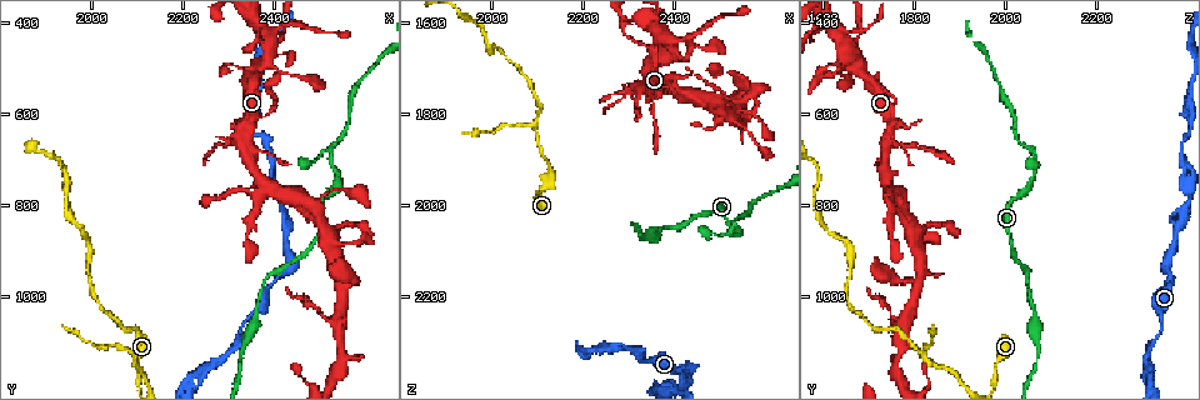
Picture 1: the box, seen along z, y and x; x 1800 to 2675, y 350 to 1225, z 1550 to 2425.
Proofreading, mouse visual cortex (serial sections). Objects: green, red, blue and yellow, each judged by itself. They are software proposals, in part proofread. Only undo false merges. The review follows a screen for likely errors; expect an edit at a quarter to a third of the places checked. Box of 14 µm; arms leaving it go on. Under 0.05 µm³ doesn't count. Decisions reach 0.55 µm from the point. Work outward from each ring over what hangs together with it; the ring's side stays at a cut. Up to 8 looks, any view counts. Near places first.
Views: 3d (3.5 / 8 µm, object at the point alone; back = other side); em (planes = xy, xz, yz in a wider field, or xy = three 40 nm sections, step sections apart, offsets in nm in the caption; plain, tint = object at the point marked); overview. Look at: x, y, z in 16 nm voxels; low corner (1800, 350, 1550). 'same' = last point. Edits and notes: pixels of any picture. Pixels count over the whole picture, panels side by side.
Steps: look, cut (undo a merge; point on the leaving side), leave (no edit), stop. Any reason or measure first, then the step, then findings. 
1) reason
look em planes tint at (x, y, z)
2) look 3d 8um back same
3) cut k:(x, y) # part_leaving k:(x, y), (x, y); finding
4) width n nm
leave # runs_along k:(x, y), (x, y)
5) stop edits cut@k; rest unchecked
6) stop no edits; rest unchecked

two arms at a narrow angle
look 3d 3.5um at (2385, 465, 1655)

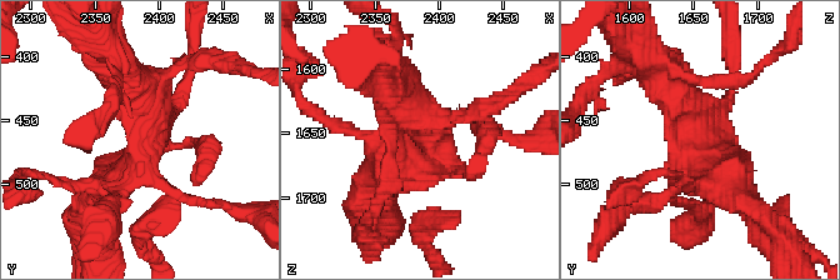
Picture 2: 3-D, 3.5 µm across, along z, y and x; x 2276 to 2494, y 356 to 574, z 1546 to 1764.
need the tissue
look em xy step 5 tint at (2390, 470, 1652)

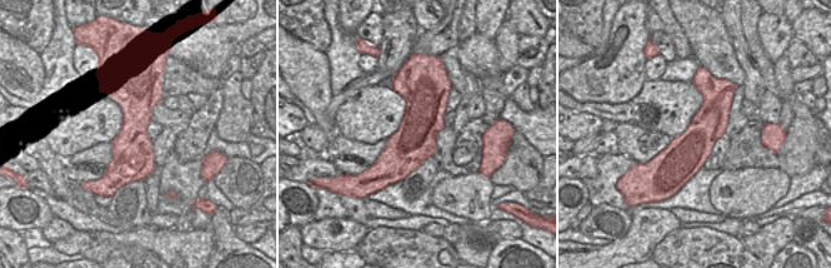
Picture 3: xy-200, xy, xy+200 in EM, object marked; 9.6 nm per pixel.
leave # runs_along 2:(746, 201), (663, 75); continuous, no second cell

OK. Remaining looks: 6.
branch point
look 3d 3.5um at (2090, 1125, 1820)

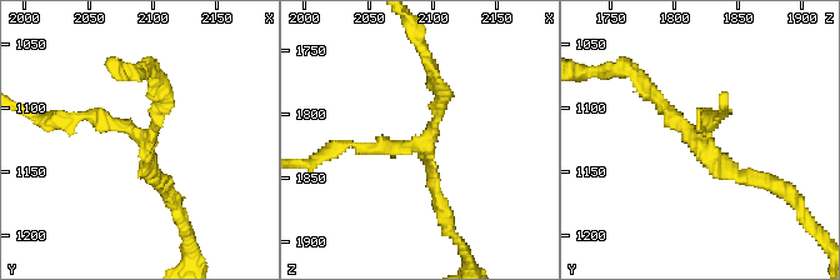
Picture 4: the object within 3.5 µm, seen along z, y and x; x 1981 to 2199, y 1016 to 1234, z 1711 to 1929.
need the tissue
look em xy step 3 tint at (2096, 1124, 1824)

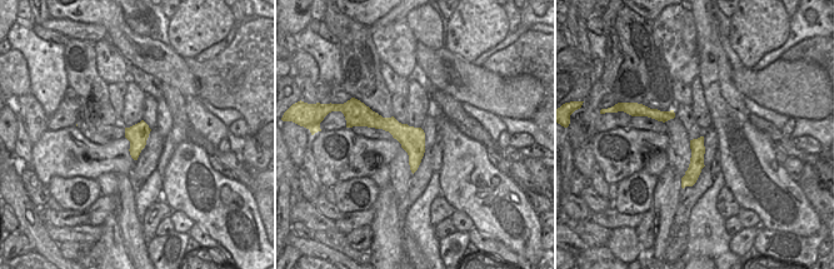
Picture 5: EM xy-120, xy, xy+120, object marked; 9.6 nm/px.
width 240 nm
cut 4:(383, 148) # part_leaving 4:(419, 144), (343, 144), (315, 160); a second cell is stuck on

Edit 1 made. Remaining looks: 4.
redraw
look overview

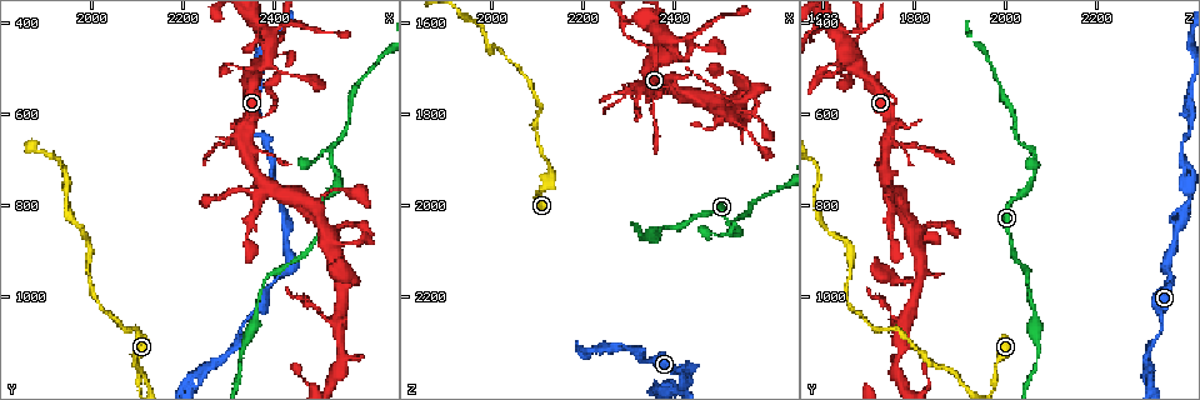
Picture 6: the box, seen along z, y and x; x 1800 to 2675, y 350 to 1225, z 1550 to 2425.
look 3d 8um at (2245, 1160, 2310)

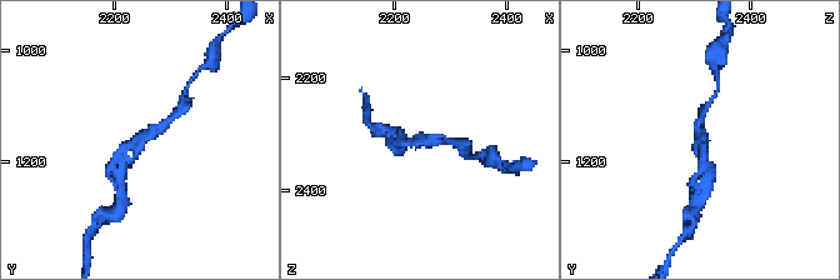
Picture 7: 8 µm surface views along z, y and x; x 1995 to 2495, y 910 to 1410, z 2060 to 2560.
closer look
look 3d 3.5um at (2245, 1160, 2310)

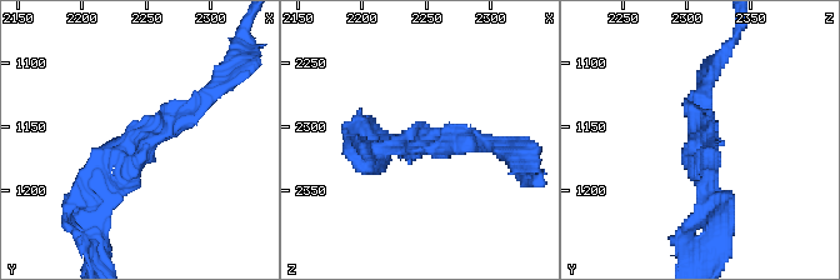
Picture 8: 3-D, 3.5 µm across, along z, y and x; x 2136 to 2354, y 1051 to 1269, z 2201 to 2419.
arms 3; arm_widths 150, 200, 200 nm
look em xy step 3 tint at (2248, 1162, 2314)

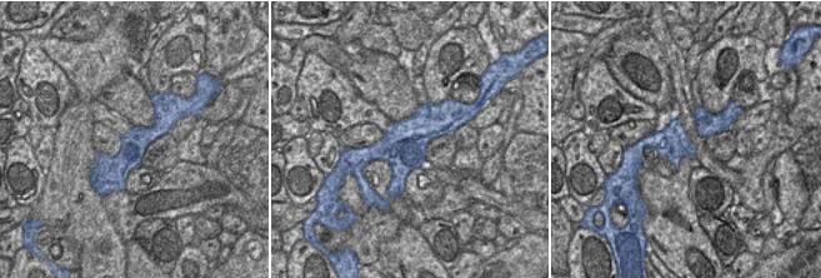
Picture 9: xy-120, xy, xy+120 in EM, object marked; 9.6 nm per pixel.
leave # runs_along 8:(205, 95), (83, 188); all the same cell

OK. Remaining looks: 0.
stop edits cut@4; rest unchecked

